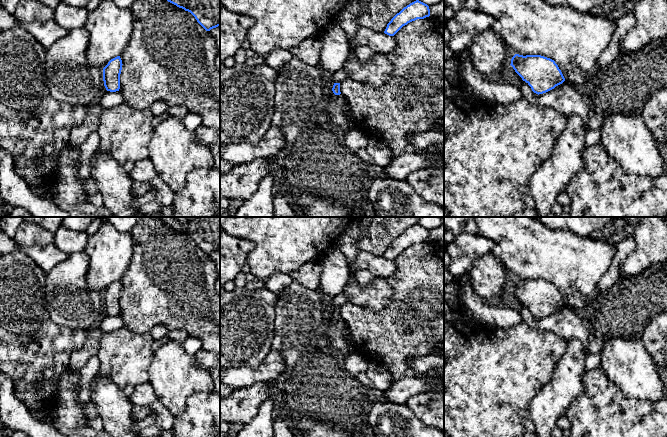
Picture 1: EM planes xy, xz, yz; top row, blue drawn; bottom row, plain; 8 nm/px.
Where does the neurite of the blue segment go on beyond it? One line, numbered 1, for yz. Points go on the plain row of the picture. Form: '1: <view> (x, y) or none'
1: none

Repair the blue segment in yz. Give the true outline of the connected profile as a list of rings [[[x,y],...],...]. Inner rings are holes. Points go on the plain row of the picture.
[[[515,278],[510,289],[538,319],[554,313],[565,305],[555,285],[541,279]]]

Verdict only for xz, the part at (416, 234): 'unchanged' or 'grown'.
unchanged

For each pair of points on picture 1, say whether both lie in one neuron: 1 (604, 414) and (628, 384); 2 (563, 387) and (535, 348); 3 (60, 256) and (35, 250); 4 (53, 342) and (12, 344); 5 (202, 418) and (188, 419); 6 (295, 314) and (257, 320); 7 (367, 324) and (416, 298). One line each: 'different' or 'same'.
1: different
2: different
3: same
4: same
5: same
6: different
7: same

